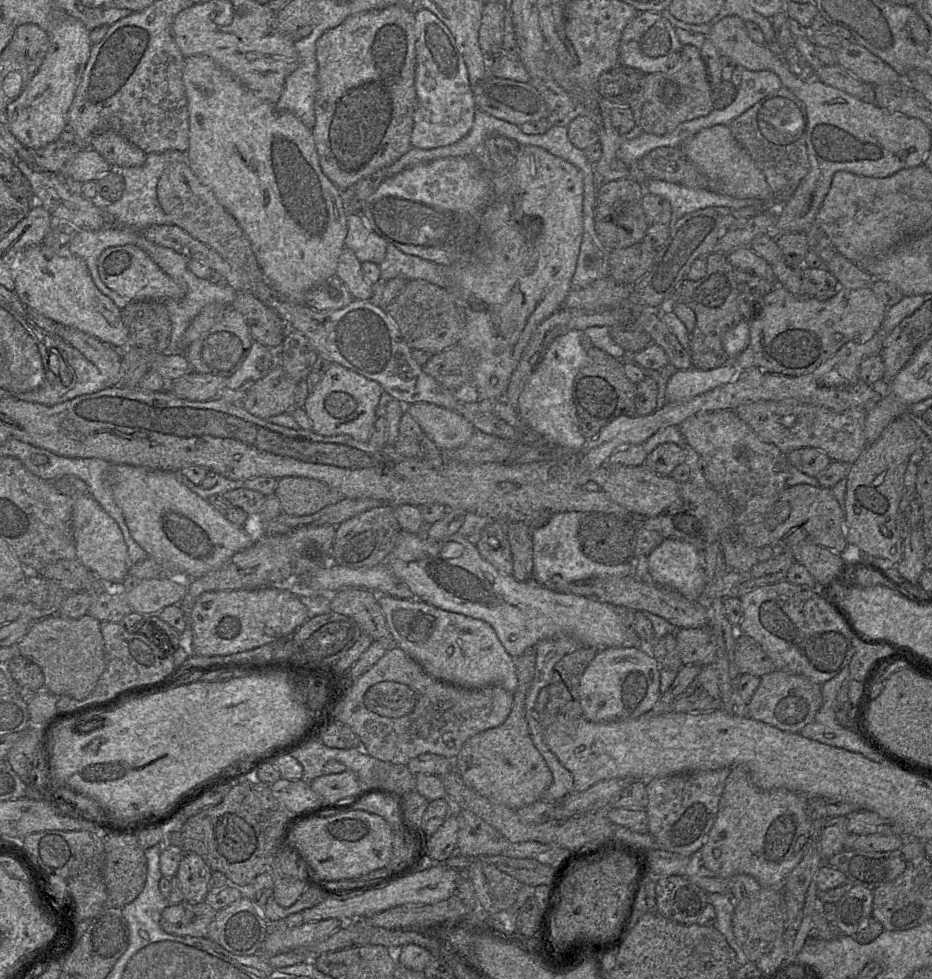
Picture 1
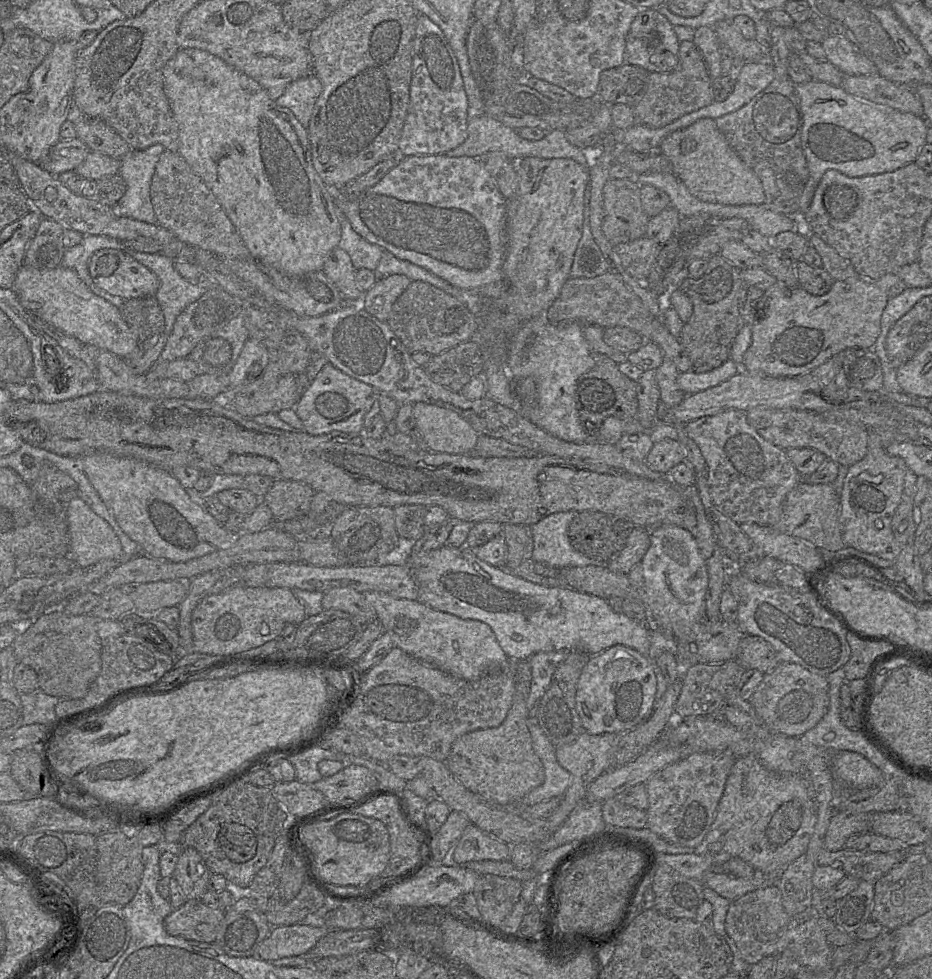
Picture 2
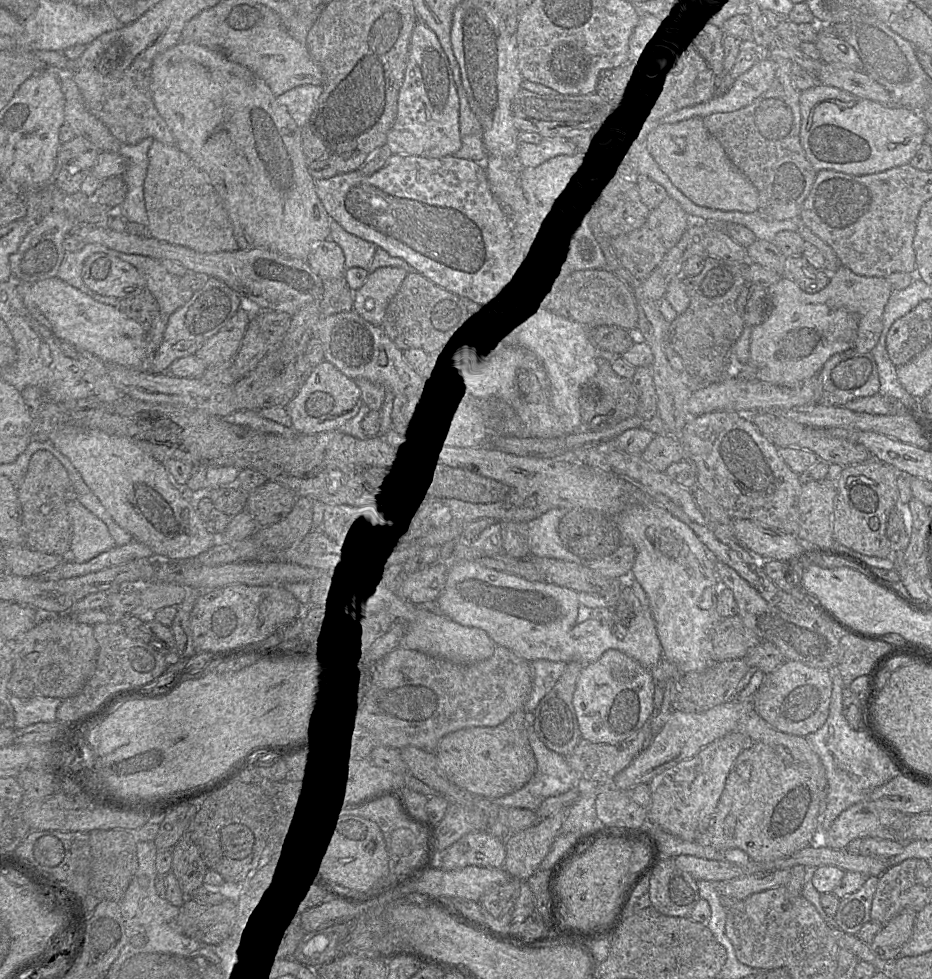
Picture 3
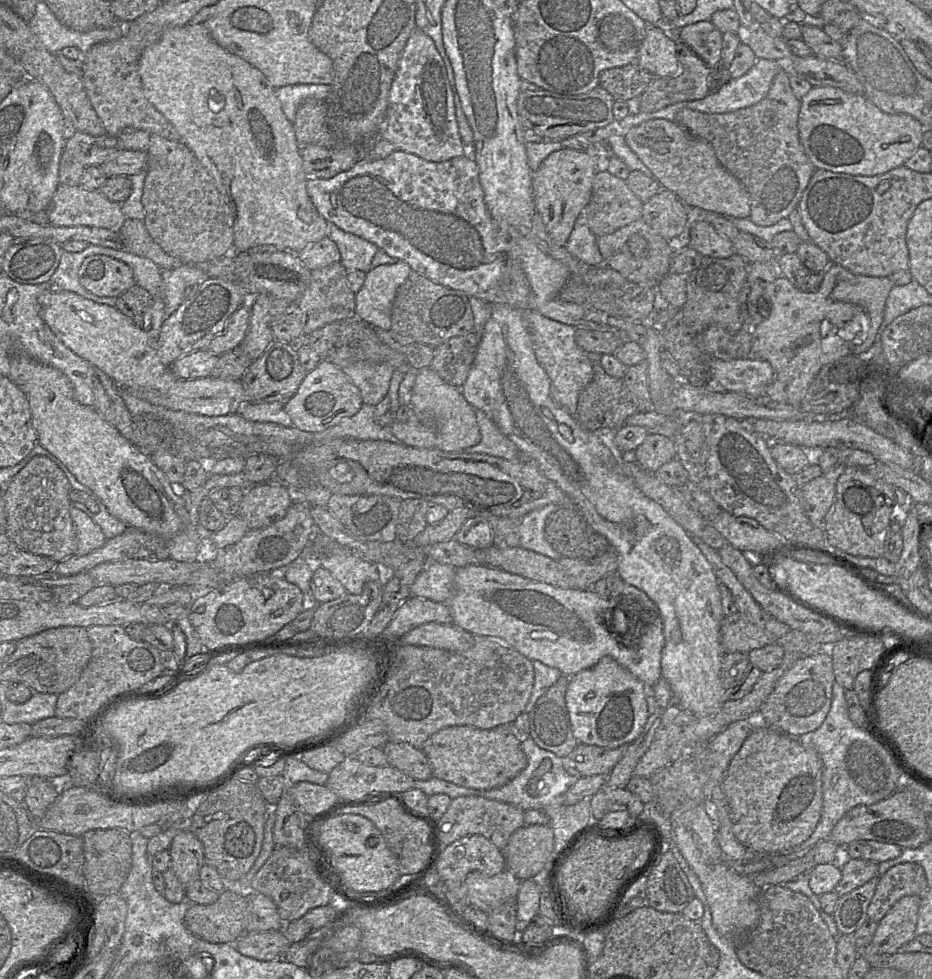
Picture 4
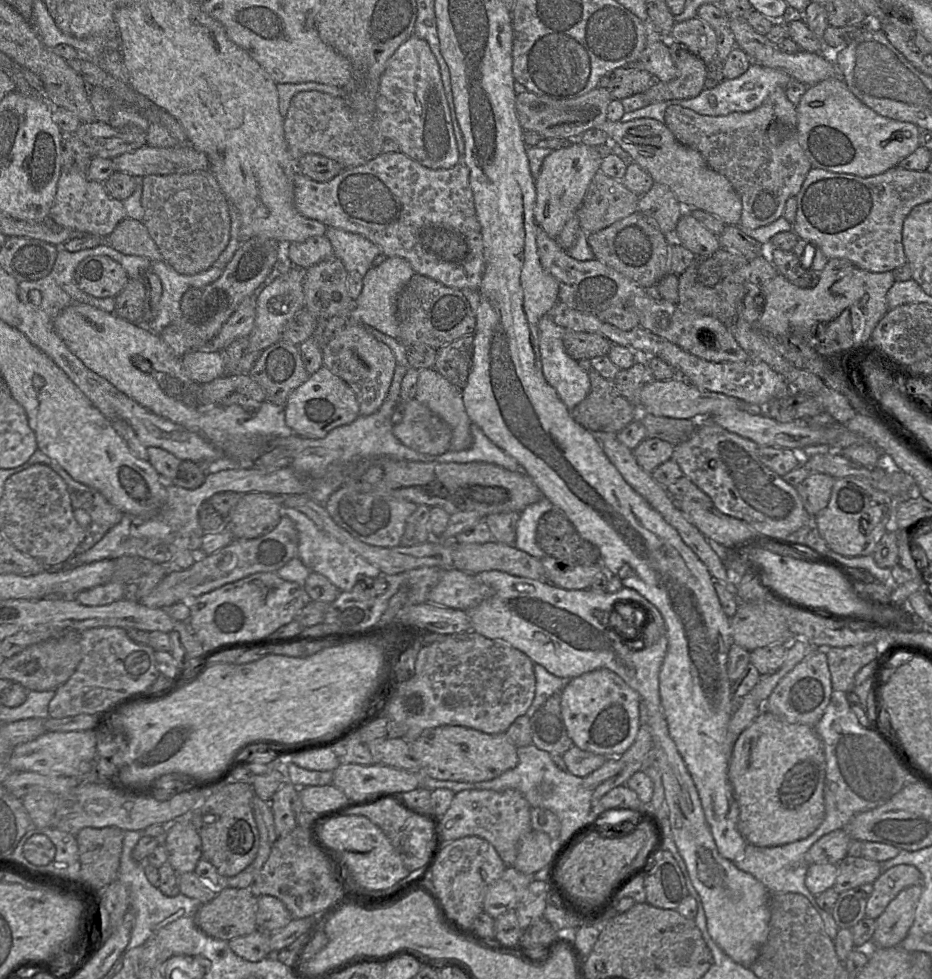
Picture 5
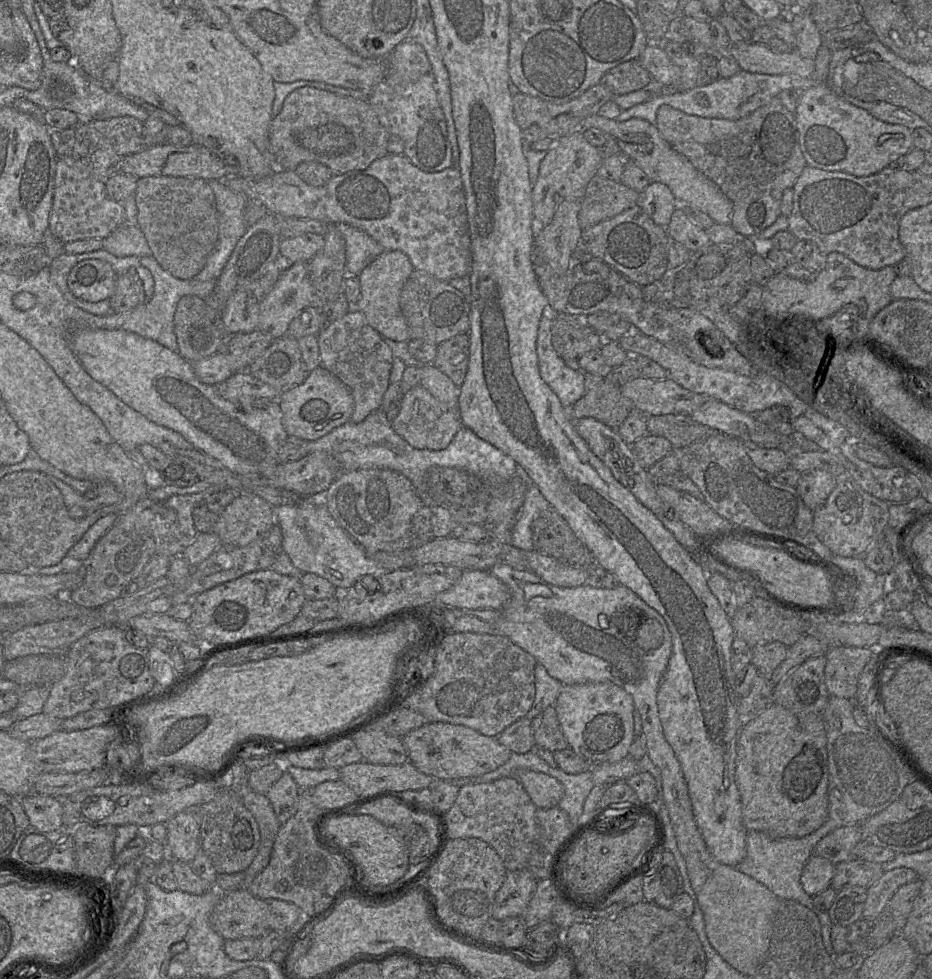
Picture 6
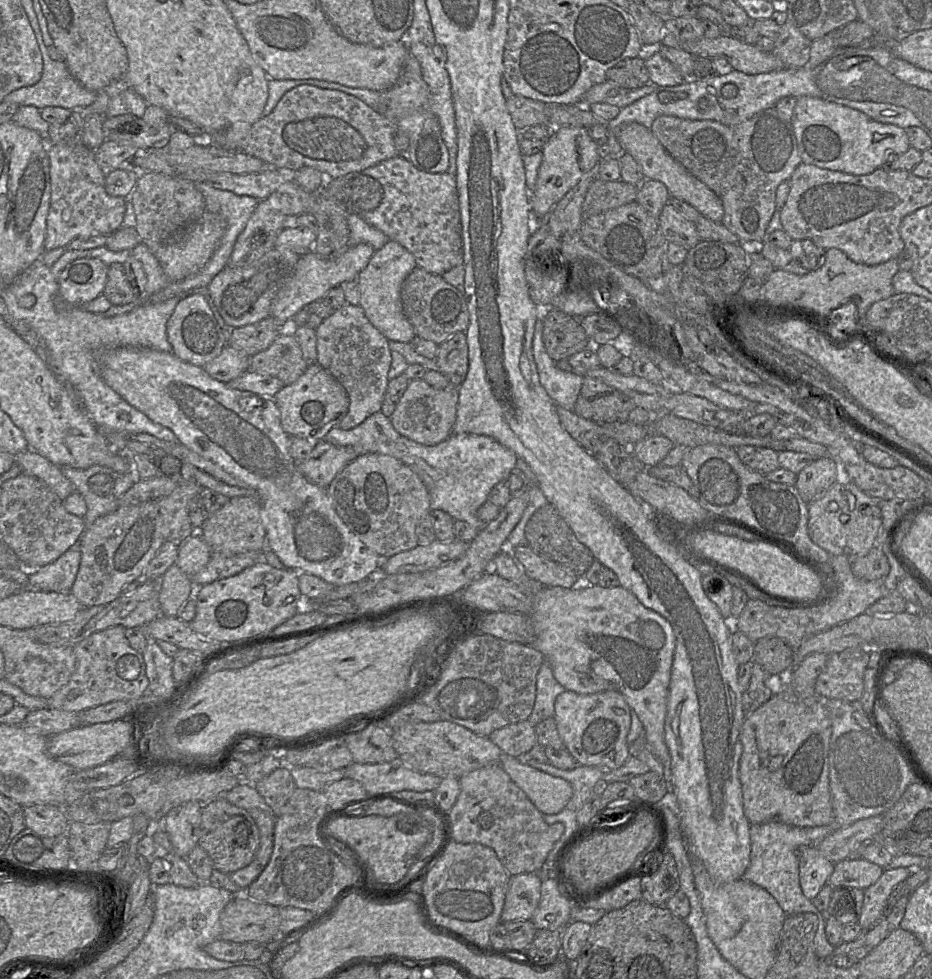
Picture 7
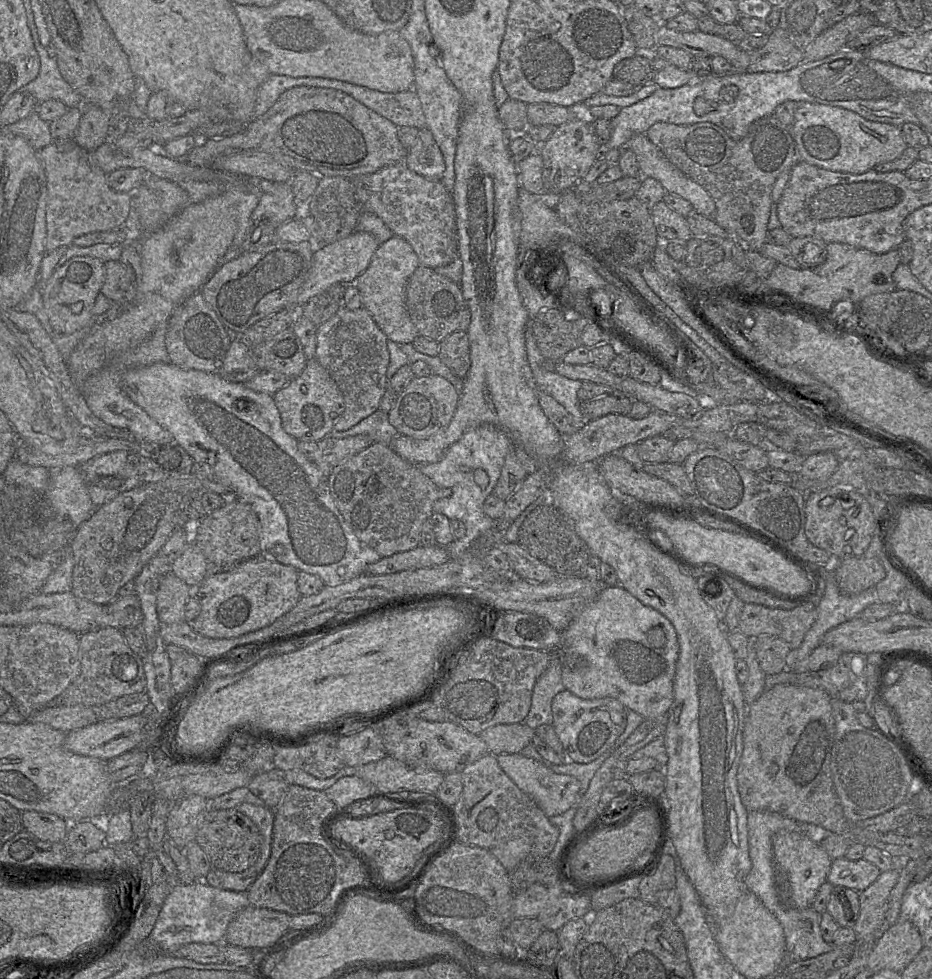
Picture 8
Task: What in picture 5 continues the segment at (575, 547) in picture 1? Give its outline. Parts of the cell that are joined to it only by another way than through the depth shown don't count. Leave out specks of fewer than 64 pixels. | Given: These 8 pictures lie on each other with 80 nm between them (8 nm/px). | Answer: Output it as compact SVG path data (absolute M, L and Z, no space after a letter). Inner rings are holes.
M542 498L521 511L513 546L539 560L547 556L536 542L536 529L540 518L552 509L554 509L553 504Z

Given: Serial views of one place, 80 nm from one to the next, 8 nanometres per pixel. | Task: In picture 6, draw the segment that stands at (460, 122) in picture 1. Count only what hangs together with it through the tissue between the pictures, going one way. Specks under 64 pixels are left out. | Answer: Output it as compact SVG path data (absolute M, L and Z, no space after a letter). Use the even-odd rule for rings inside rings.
M406 40L389 55L387 74L370 92L369 98L380 123L390 135L402 139L403 155L424 172L441 172L452 166L452 147L434 83L432 66L423 47Z

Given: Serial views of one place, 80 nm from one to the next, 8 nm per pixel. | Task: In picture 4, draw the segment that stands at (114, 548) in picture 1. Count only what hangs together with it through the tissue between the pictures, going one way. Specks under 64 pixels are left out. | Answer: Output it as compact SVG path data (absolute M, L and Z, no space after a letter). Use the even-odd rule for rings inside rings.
M72 503L70 515L76 528L77 547L75 555L87 555L105 544L107 539L101 528L89 515L72 506Z

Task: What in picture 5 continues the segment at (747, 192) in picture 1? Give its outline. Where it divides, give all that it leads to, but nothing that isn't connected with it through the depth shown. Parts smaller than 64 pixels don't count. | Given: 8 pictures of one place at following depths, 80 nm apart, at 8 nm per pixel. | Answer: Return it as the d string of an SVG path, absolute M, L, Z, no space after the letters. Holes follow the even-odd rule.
M652 118L627 122L606 120L597 128L626 151L655 183L668 186L686 210L703 210L718 217L726 225L739 224L742 203L729 180L712 170L700 152L681 144L663 122Z

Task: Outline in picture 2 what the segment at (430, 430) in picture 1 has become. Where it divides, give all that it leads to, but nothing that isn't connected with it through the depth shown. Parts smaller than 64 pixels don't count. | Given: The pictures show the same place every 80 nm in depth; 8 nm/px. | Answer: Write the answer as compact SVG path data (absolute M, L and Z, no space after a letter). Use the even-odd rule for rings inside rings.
M425 402L413 404L415 426L429 450L450 454L470 454L479 433L456 412Z

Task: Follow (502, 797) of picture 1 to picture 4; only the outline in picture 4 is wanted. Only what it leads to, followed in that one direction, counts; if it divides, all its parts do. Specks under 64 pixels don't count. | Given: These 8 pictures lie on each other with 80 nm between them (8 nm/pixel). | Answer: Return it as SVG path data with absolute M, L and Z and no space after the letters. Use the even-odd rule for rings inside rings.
M513 722L491 729L459 725L432 734L422 745L422 751L434 777L459 786L485 790L506 784L527 766L527 758L520 743Z

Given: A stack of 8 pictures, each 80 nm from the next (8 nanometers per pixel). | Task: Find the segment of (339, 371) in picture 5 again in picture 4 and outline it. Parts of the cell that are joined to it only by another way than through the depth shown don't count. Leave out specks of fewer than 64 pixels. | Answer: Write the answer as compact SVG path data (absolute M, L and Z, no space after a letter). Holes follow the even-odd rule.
M358 360L340 366L357 386L365 405L376 406L387 395L394 367L387 363Z

